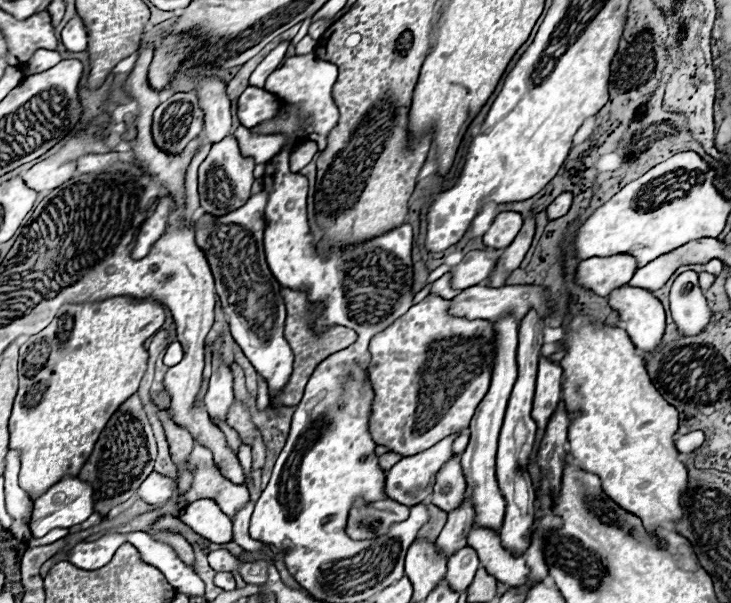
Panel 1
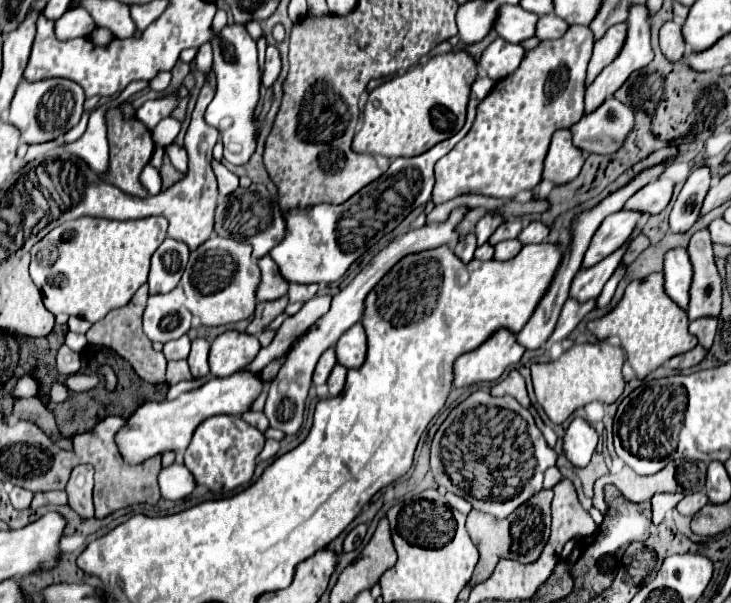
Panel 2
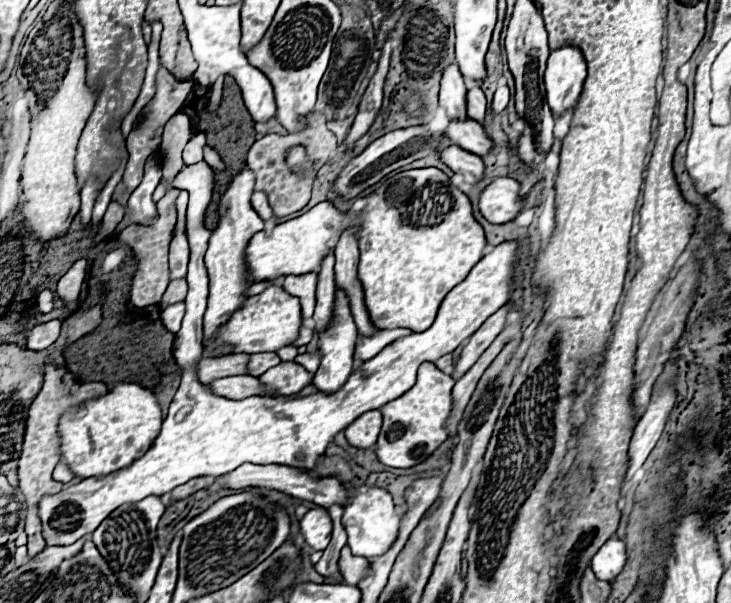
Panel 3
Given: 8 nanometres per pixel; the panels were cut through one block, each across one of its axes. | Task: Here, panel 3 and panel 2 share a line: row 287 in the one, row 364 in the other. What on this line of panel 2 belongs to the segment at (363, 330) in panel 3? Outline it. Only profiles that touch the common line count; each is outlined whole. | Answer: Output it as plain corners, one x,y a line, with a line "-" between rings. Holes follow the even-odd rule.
354,324
336,344
336,360
346,368
360,368
366,358
366,334
362,324

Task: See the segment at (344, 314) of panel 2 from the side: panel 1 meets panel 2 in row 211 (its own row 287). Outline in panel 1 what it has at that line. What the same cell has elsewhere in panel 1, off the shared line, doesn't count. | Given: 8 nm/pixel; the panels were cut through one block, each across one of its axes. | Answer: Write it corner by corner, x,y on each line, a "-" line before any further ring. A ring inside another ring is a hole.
472,250
464,256
464,260
452,268
452,288
464,290
466,286
474,286
482,280
486,280
496,262
498,262
500,254
496,254
494,250

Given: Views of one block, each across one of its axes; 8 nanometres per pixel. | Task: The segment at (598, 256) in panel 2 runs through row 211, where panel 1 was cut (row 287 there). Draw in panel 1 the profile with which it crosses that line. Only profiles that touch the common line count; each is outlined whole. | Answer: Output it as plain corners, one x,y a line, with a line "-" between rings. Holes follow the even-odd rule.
620,286
610,294
610,306
620,312
620,328
624,328
638,350
654,352
666,330
666,314
662,302
648,290

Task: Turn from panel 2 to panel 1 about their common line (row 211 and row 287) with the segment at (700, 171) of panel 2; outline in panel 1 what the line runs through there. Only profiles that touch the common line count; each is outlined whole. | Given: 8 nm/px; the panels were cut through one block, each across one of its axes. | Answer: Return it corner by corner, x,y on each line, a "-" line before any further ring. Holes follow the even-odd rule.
682,272
674,280
670,290
670,312
684,336
698,336
710,324
712,310
700,290
696,272

